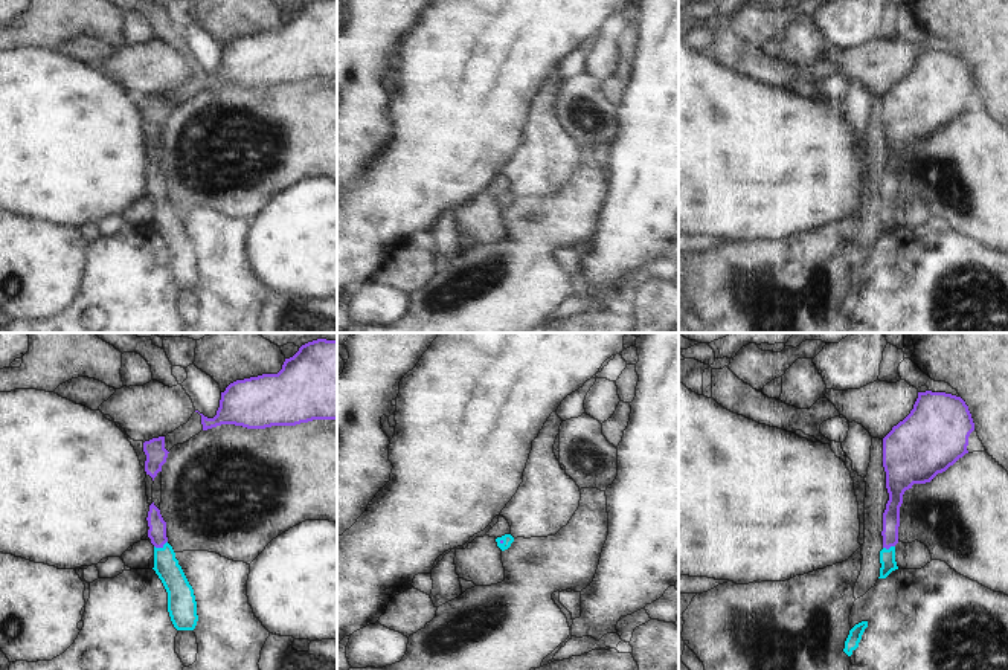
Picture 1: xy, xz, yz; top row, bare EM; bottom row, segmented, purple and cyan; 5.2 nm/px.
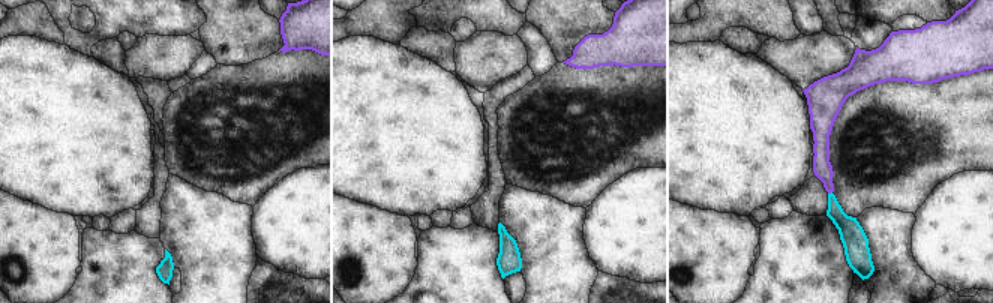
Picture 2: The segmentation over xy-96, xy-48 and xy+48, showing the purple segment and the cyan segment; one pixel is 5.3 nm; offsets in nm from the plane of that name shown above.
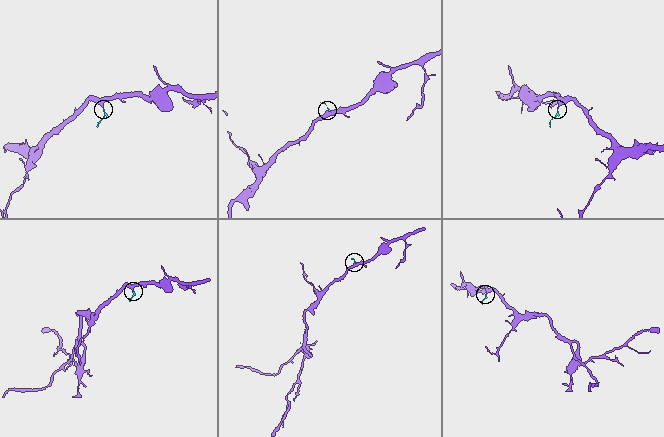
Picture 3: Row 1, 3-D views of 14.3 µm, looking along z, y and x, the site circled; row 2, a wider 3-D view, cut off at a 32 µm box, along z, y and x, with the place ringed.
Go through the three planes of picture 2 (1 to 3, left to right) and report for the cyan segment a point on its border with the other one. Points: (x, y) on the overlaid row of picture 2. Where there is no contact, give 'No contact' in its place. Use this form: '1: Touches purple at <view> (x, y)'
1: No contact
2: No contact
3: Touches purple at xy+48 (830, 192)

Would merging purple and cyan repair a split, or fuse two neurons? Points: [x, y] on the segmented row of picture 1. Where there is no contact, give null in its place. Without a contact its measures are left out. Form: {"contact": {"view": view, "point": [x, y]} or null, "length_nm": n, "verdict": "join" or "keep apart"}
{"contact": {"view": "xy", "point": [160, 547]}, "length_nm": 80, "verdict": "join"}

